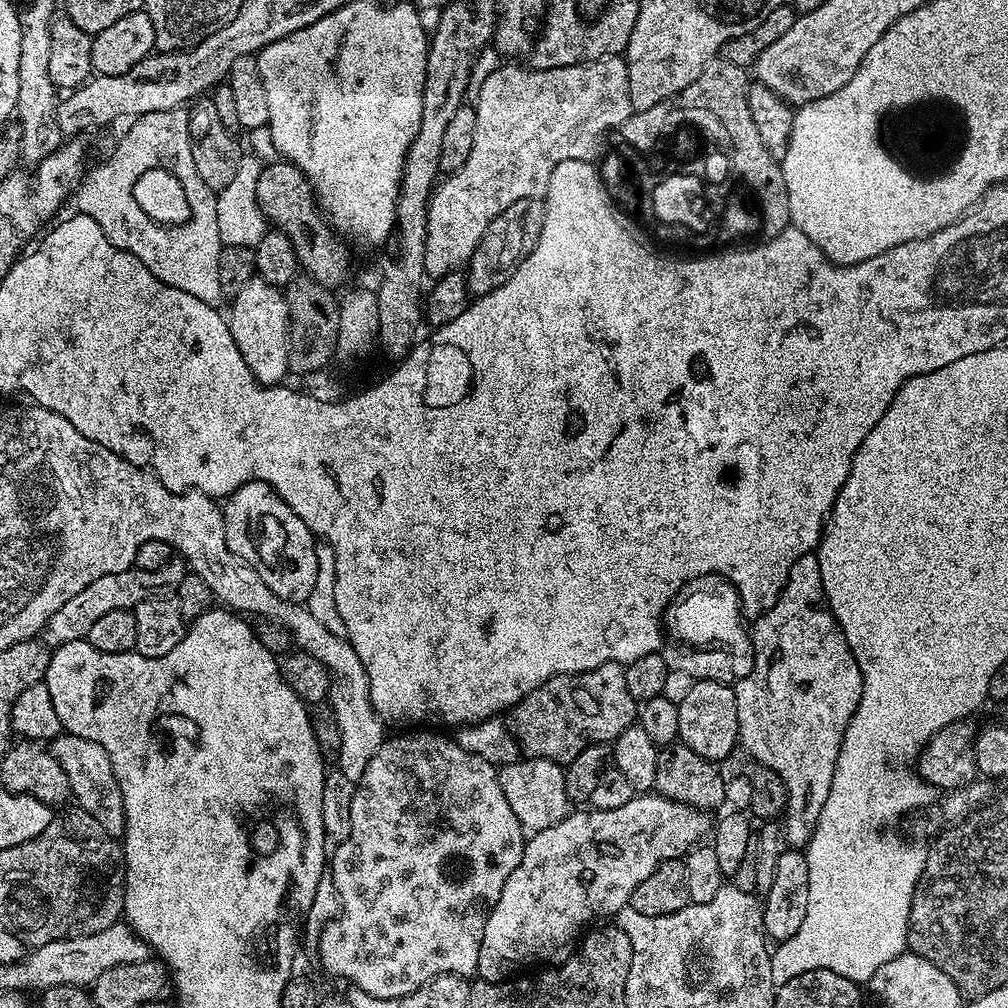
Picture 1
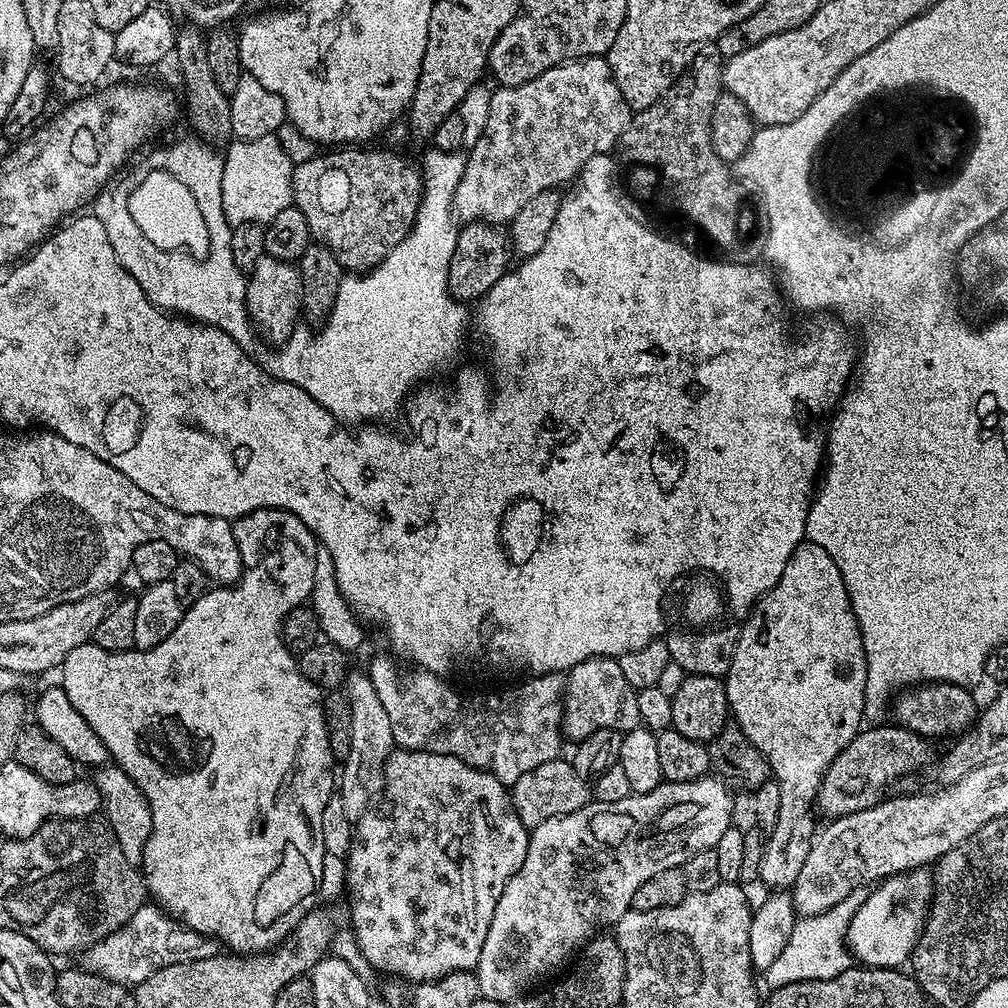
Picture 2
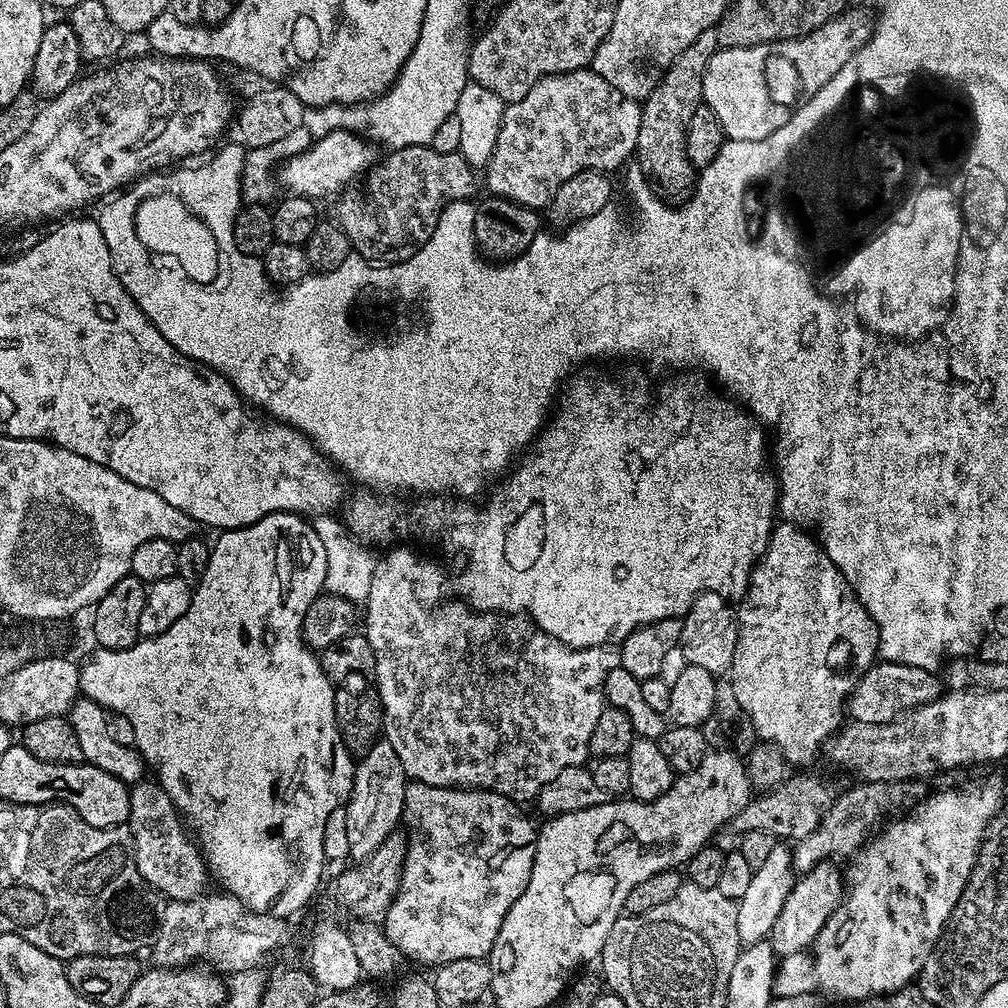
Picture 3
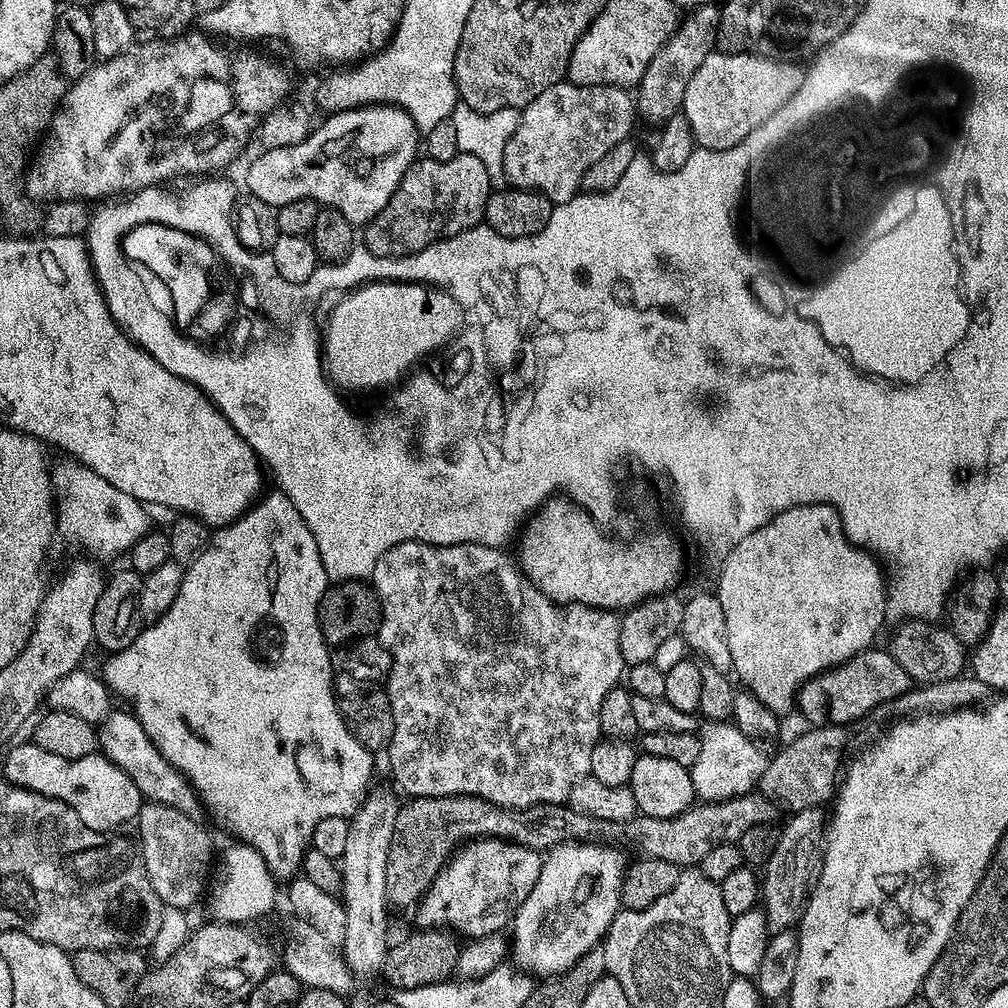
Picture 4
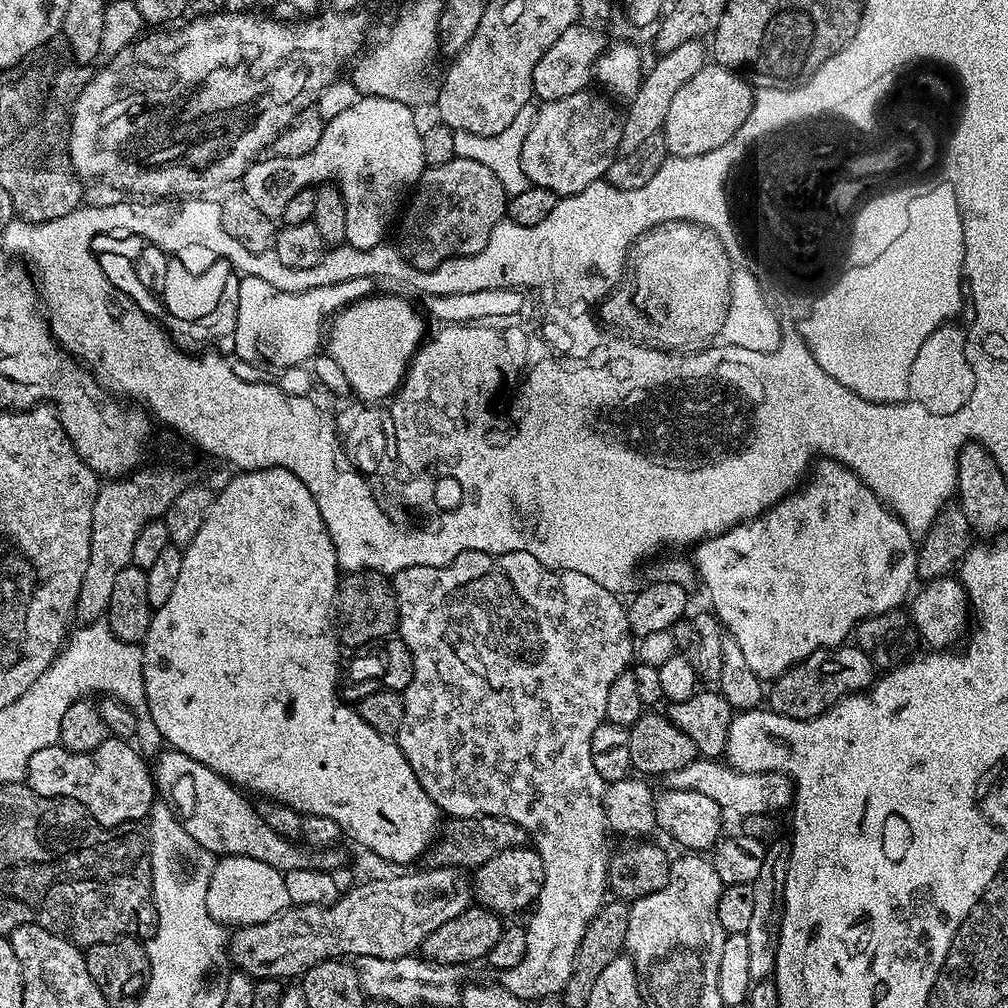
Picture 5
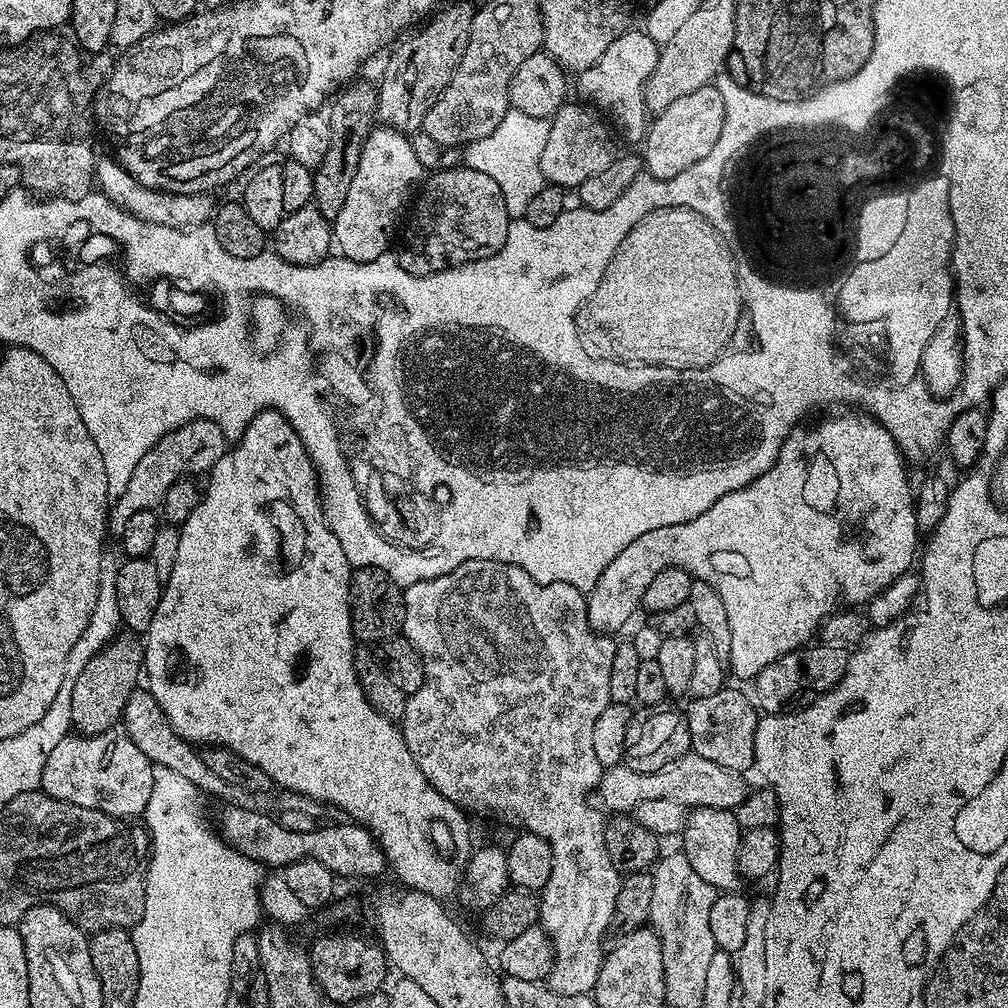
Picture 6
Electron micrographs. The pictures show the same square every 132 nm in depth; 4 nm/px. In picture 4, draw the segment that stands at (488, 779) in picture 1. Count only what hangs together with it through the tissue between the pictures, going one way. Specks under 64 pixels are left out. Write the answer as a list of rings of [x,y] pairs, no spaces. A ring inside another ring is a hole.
[[[491,838],[469,840],[444,865],[438,878],[434,878],[434,882],[424,892],[424,897],[419,904],[415,905],[414,913],[416,912],[418,922],[416,924],[421,929],[449,929],[464,938],[504,932],[511,925],[512,917],[520,909],[522,902],[526,902],[526,894],[530,894],[530,890],[534,890],[534,882],[538,882],[541,863],[541,853],[509,840],[493,840]]]

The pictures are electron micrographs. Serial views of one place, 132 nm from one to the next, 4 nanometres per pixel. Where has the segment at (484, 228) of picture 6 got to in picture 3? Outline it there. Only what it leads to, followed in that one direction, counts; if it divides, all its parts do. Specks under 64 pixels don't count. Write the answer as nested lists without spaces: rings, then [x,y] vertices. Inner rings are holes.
[[[419,144],[397,148],[387,155],[367,173],[364,192],[348,190],[335,201],[338,223],[353,249],[381,266],[411,258],[434,234],[442,210],[450,202],[475,197],[477,176],[459,152],[438,154],[438,150]]]

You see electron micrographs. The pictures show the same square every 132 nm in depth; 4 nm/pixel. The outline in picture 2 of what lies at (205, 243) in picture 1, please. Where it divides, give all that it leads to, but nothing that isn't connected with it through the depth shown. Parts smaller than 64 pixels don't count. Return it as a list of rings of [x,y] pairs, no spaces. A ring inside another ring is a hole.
[[[191,139],[180,140],[169,148],[160,148],[157,152],[150,153],[140,165],[135,168],[129,167],[115,183],[105,187],[96,197],[94,214],[106,229],[106,238],[110,238],[110,246],[118,262],[128,271],[130,278],[134,278],[138,286],[142,286],[150,303],[169,314],[179,314],[198,324],[215,324],[218,330],[230,334],[230,338],[234,338],[238,346],[252,350],[252,347],[258,344],[258,333],[252,319],[248,317],[246,306],[248,282],[245,273],[240,271],[234,260],[228,260],[230,244],[216,244],[216,240],[224,240],[224,236],[216,236],[216,228],[212,228],[212,224],[208,223],[208,216],[204,216],[204,208],[200,210],[202,210],[202,220],[208,226],[206,250],[202,254],[194,254],[192,246],[188,246],[188,258],[186,258],[186,250],[176,250],[176,246],[156,244],[146,234],[146,230],[142,230],[142,224],[138,224],[138,218],[134,218],[130,208],[130,194],[136,182],[150,172],[160,172],[160,166],[168,166],[174,174],[178,174],[178,178],[182,178],[182,182],[189,184],[188,176],[184,176],[184,168],[188,168],[188,160],[196,160],[192,152],[204,152],[209,147],[199,139]],[[214,248],[216,248],[216,256],[224,256],[224,272],[220,272],[220,260],[216,260],[216,268],[212,268]]]

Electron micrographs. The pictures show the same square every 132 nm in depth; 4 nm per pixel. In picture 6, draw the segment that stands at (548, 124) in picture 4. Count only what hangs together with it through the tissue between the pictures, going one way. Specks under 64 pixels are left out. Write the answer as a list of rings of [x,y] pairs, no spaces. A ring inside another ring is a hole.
[[[580,102],[572,103],[563,104],[550,118],[549,138],[546,140],[546,146],[541,156],[541,172],[545,181],[549,184],[558,184],[565,190],[576,190],[582,182],[586,182],[586,178],[601,173],[602,170],[610,166],[614,159],[612,136],[608,133],[609,125],[591,107]]]

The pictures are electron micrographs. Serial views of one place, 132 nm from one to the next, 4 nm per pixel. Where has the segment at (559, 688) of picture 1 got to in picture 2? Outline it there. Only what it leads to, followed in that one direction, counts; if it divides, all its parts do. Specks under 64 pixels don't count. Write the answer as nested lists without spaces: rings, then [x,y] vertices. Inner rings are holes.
[[[597,658],[568,669],[564,682],[563,735],[579,742],[590,738],[594,730],[605,728],[623,734],[641,727],[636,693],[637,689],[626,682],[619,659]]]

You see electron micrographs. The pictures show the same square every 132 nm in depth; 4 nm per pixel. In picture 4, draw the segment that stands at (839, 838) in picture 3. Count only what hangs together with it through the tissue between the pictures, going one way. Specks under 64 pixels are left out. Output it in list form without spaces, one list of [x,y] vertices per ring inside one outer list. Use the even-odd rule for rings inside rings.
[[[823,807],[807,808],[793,812],[789,820],[782,824],[778,846],[774,854],[762,865],[762,911],[768,923],[769,933],[787,932],[799,921],[804,913],[804,904],[808,894],[816,883],[816,874],[820,871],[826,812]]]

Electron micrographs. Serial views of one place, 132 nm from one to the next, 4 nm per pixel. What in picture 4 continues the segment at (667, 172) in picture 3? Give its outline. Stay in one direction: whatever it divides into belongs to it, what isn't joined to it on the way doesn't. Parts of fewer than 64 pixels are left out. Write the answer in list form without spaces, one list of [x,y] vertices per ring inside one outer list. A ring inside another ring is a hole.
[[[701,3],[687,13],[688,17],[681,19],[676,25],[676,33],[670,37],[650,58],[650,66],[646,66],[646,74],[642,74],[638,85],[638,93],[634,100],[638,116],[648,124],[662,126],[671,116],[677,115],[683,109],[686,86],[690,86],[690,78],[694,78],[694,70],[706,62],[711,52],[717,51],[716,31],[720,21],[720,8],[717,5]]]

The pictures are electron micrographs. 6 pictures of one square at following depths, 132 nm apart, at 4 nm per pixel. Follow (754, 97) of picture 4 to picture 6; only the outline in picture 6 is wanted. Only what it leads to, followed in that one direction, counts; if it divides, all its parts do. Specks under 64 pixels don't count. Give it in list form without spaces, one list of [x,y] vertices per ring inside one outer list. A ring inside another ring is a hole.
[[[714,86],[694,90],[694,94],[678,98],[678,102],[666,106],[666,110],[655,113],[654,119],[647,125],[648,137],[644,140],[642,151],[643,171],[654,180],[673,180],[682,174],[682,170],[690,170],[694,162],[702,162],[702,158],[714,150],[714,142],[718,142],[723,125],[724,103]]]

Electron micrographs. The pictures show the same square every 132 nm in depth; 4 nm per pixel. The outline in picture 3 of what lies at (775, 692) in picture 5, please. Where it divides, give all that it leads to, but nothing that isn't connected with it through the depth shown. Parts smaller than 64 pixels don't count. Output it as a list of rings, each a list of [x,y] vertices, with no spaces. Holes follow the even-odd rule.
[[[886,660],[873,663],[866,674],[862,674],[862,678],[848,695],[846,712],[858,724],[885,724],[897,720],[919,704],[929,704],[931,700],[937,700],[941,694],[942,680],[933,669]]]

